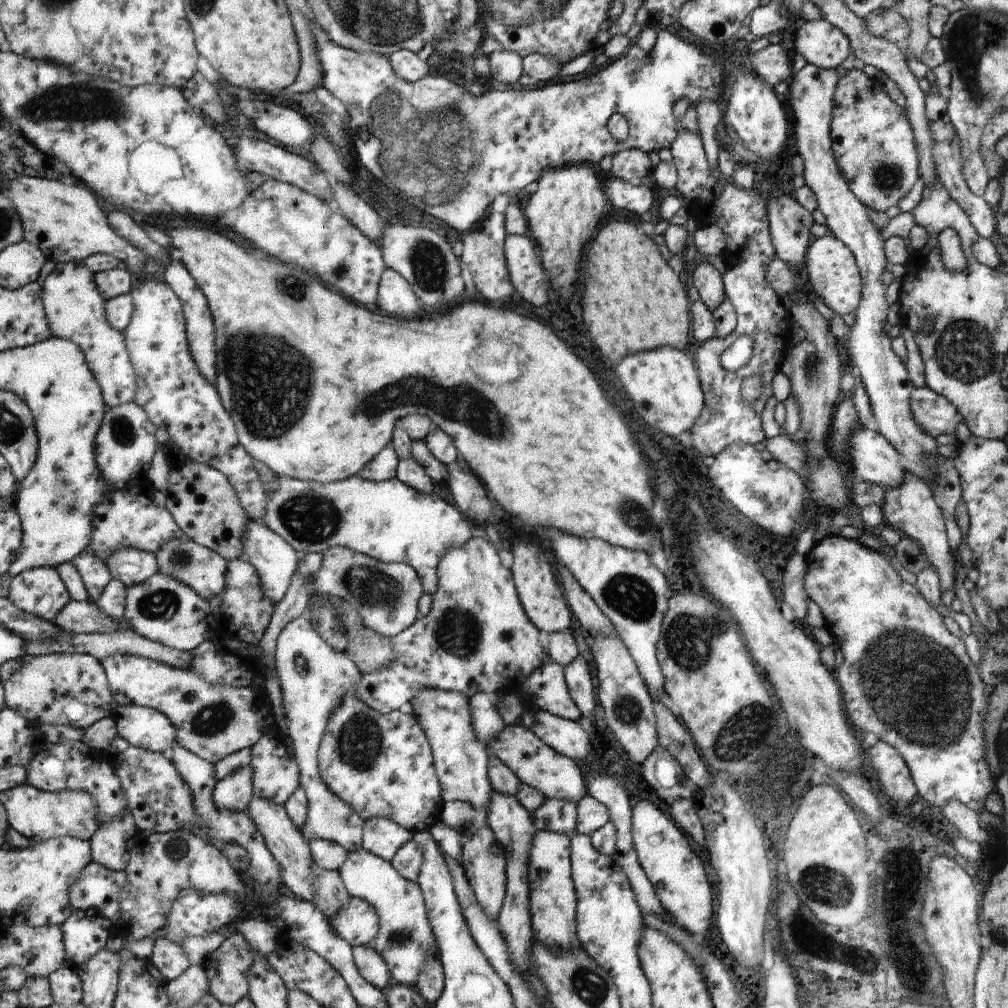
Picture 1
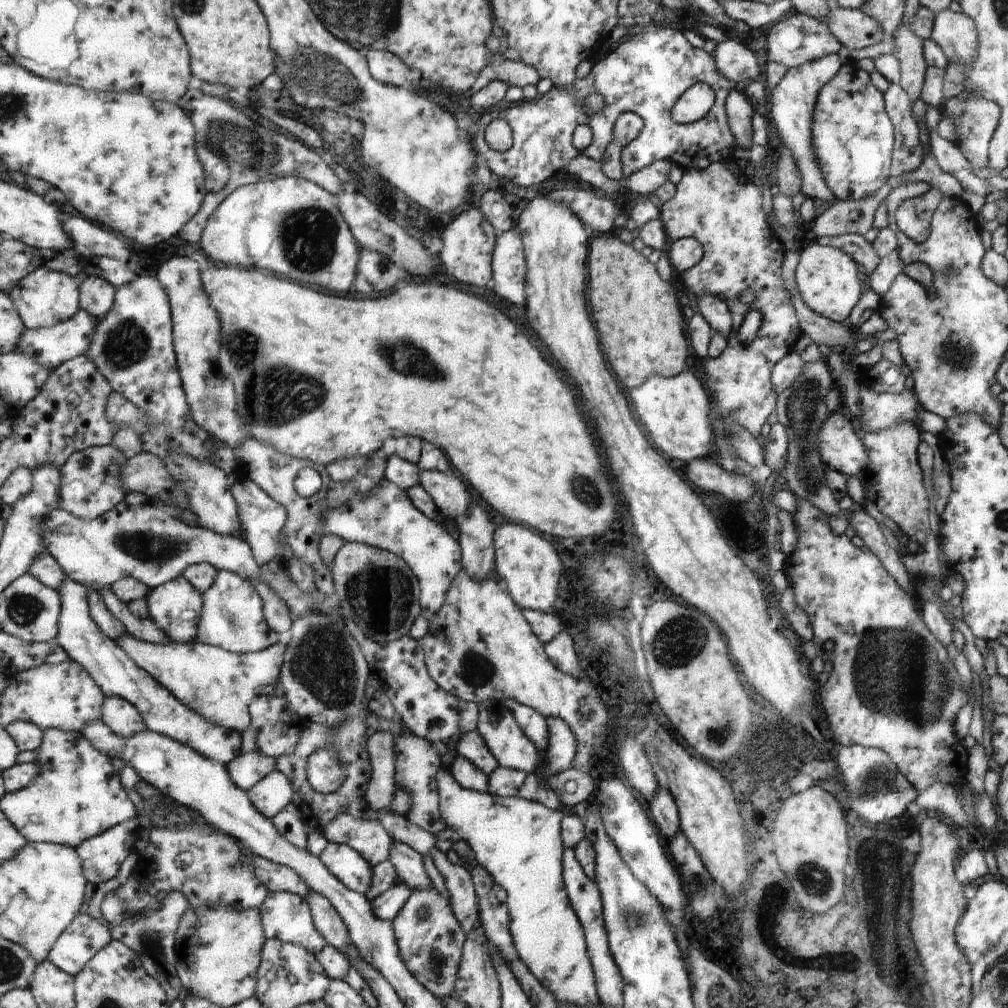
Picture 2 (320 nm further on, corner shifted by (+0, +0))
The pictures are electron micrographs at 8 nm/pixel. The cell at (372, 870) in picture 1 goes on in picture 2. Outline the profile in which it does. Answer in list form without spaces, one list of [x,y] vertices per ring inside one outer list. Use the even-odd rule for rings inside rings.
[[[329,842],[318,858],[344,886],[367,895],[372,885],[373,868],[356,849]]]

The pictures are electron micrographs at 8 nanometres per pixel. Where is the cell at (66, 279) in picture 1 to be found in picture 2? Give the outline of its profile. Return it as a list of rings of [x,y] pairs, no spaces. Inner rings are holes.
[[[45,264],[27,274],[14,289],[10,289],[9,294],[27,329],[54,326],[72,318],[81,309],[78,306],[78,284],[74,277],[52,271]]]

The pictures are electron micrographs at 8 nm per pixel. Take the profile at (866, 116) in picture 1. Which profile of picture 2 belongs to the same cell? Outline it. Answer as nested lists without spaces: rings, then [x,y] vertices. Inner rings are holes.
[[[849,62],[828,81],[817,96],[811,124],[812,144],[826,186],[841,201],[875,193],[890,174],[895,141],[892,121],[885,111],[883,94],[872,85],[870,75]]]

